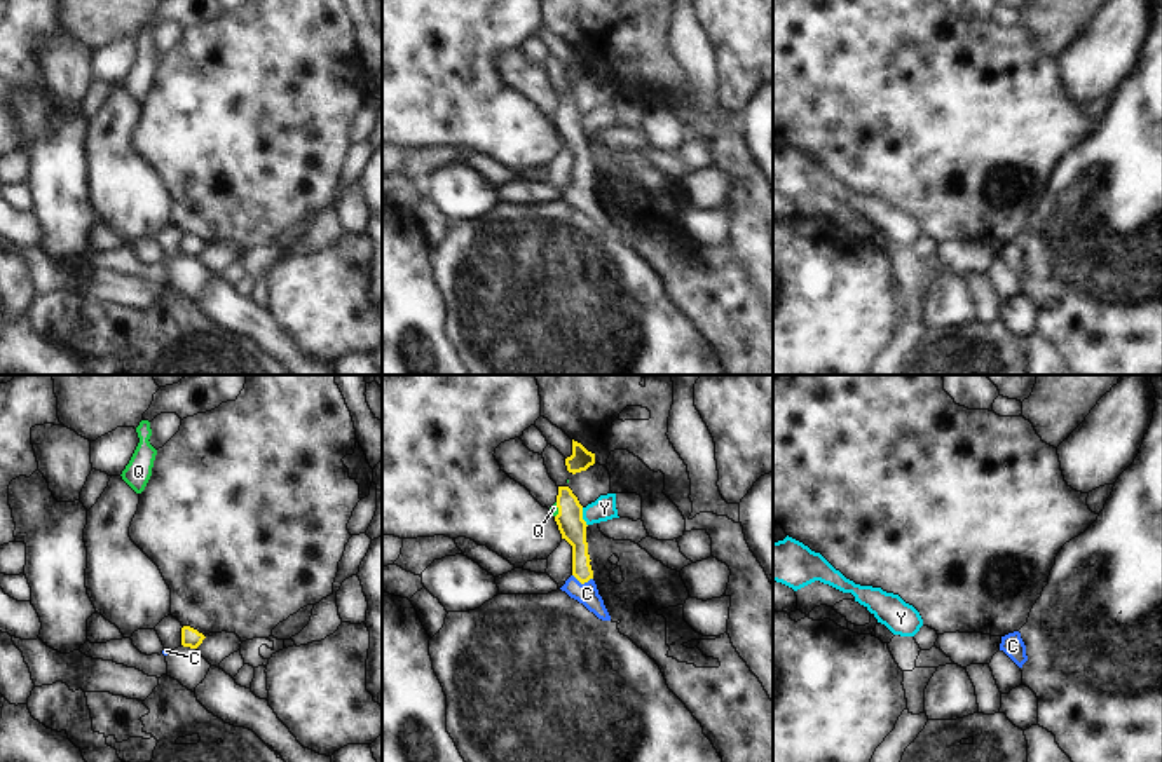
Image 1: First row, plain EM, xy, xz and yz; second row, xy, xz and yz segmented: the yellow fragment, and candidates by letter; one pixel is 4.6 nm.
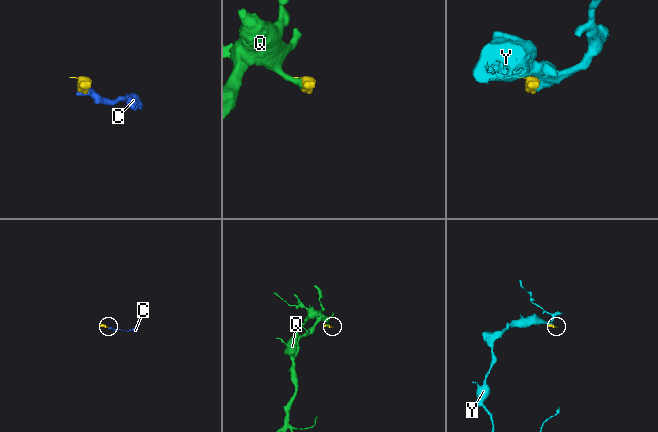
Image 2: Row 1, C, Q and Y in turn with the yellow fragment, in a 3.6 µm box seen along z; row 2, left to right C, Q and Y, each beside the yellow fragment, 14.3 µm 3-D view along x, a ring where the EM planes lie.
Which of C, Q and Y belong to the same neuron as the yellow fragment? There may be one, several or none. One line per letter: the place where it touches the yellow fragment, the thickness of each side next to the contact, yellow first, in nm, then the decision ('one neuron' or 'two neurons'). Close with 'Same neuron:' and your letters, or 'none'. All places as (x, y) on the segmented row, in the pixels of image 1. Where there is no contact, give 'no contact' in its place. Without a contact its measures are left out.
C: meets yellow in xz at (583, 583); 110 nm thick on the yellow side, 100 nm on the other; one neuron
Q: meets yellow in xz at (559, 510); 120 nm thick on the yellow side, 40 nm on the other; one neuron
Y: meets yellow in xz at (581, 517); 120 nm thick on the yellow side, 110 nm on the other; two neurons
Same neuron: C, Q

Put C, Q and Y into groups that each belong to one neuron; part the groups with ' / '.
C Q / Y

